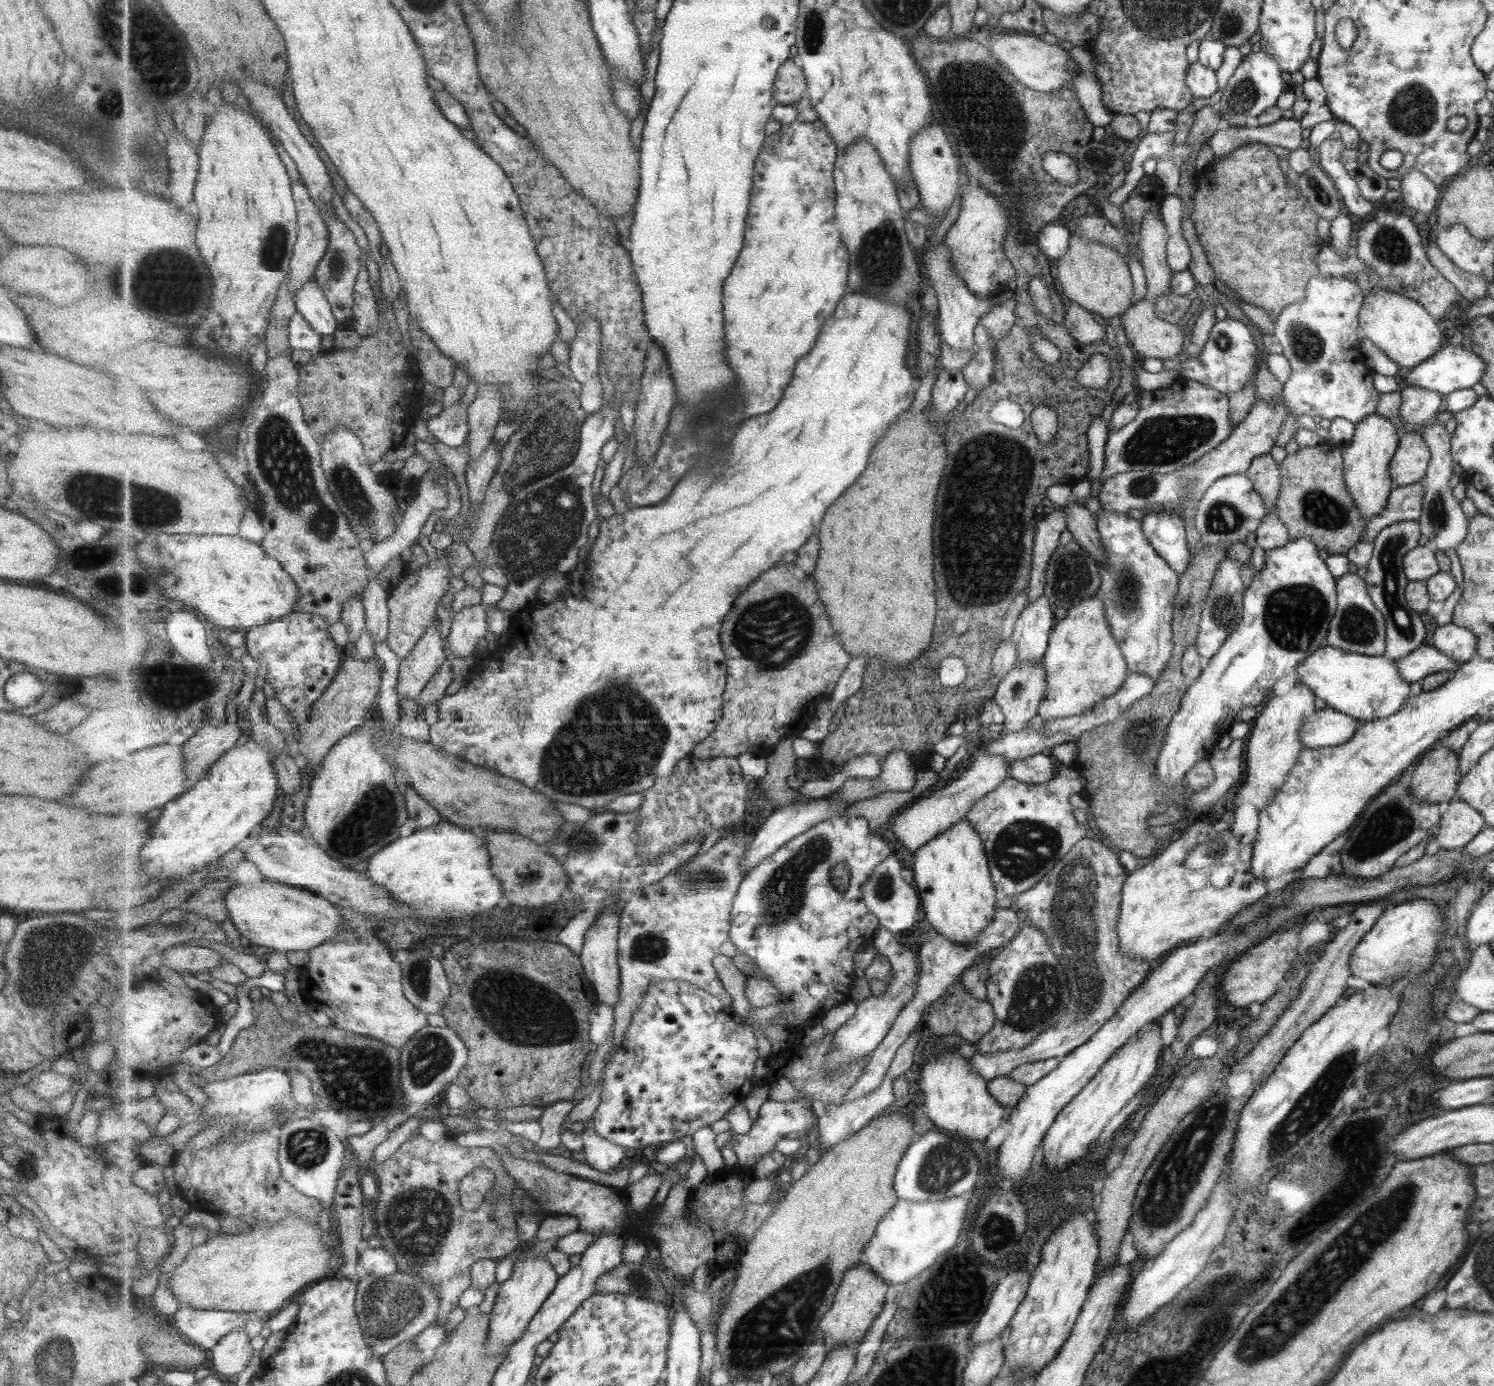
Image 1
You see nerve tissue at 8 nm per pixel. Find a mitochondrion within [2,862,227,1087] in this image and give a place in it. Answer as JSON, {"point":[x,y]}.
{"point":[39,949]}

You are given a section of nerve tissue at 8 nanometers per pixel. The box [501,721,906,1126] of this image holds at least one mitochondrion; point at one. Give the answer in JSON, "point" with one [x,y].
{"point":[782,895]}

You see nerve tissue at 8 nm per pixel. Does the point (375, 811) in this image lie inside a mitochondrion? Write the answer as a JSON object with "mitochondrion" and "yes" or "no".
{"mitochondrion":"yes"}

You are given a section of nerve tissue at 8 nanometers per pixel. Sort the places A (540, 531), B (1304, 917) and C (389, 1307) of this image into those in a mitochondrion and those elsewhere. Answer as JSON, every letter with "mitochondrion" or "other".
{"A":"mitochondrion","B":"other","C":"mitochondrion"}

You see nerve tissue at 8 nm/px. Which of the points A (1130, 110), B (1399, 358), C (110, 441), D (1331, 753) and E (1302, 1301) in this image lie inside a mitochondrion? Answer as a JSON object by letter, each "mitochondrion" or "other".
{"A":"other","B":"other","C":"other","D":"other","E":"mitochondrion"}

